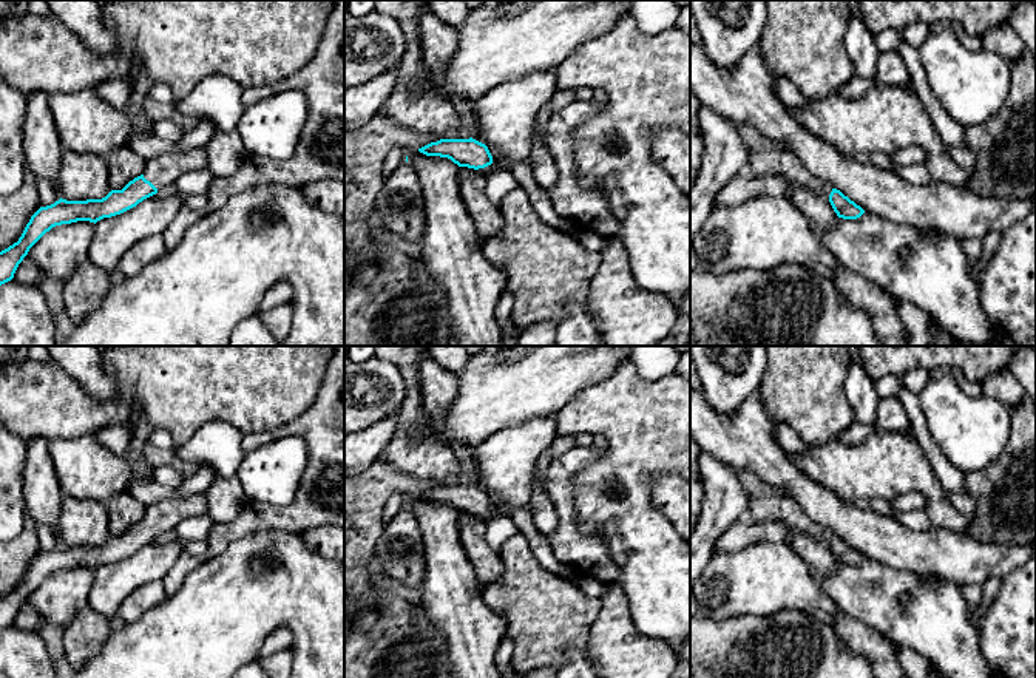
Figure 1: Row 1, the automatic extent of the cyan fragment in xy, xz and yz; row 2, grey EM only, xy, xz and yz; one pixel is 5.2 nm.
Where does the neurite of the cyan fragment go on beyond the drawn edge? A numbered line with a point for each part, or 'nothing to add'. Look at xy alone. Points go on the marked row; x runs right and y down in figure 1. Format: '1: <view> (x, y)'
1: xy (162, 172)

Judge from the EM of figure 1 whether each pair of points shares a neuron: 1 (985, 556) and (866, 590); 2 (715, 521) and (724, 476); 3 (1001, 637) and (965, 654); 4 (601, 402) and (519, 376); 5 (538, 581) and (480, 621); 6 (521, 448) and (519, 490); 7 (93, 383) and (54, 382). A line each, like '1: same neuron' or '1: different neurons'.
1: different neurons
2: same neuron
3: different neurons
4: different neurons
5: different neurons
6: same neuron
7: different neurons

